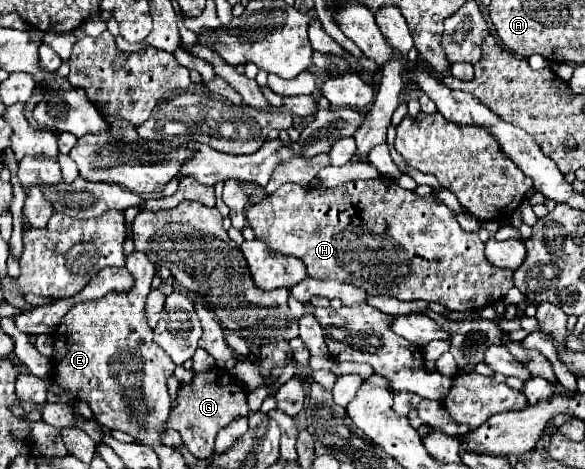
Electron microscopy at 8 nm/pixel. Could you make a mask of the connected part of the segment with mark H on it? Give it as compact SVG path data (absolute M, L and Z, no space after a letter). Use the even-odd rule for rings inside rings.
M378 177L378 179L368 179L368 181L360 181L358 179L358 181L350 181L350 183L334 187L334 189L326 189L326 187L310 189L310 187L300 187L300 185L294 185L294 183L286 183L276 193L272 193L270 199L266 199L262 203L256 203L256 205L250 205L248 211L246 211L246 217L248 217L248 223L254 229L258 239L266 241L278 253L294 255L294 257L302 259L306 263L306 269L308 269L310 277L352 283L352 285L364 289L368 295L392 295L392 291L396 289L396 297L402 299L402 301L424 299L424 301L442 303L451 311L476 311L482 309L484 305L490 305L490 303L502 299L508 293L508 289L514 285L512 283L512 271L510 269L502 269L502 267L494 267L492 263L488 263L488 259L484 257L484 243L478 239L478 233L464 231L460 227L460 223L456 221L456 215L454 215L454 211L450 207L446 207L444 203L436 201L434 195L420 197L416 191L402 189L394 179L388 179L388 177Z

